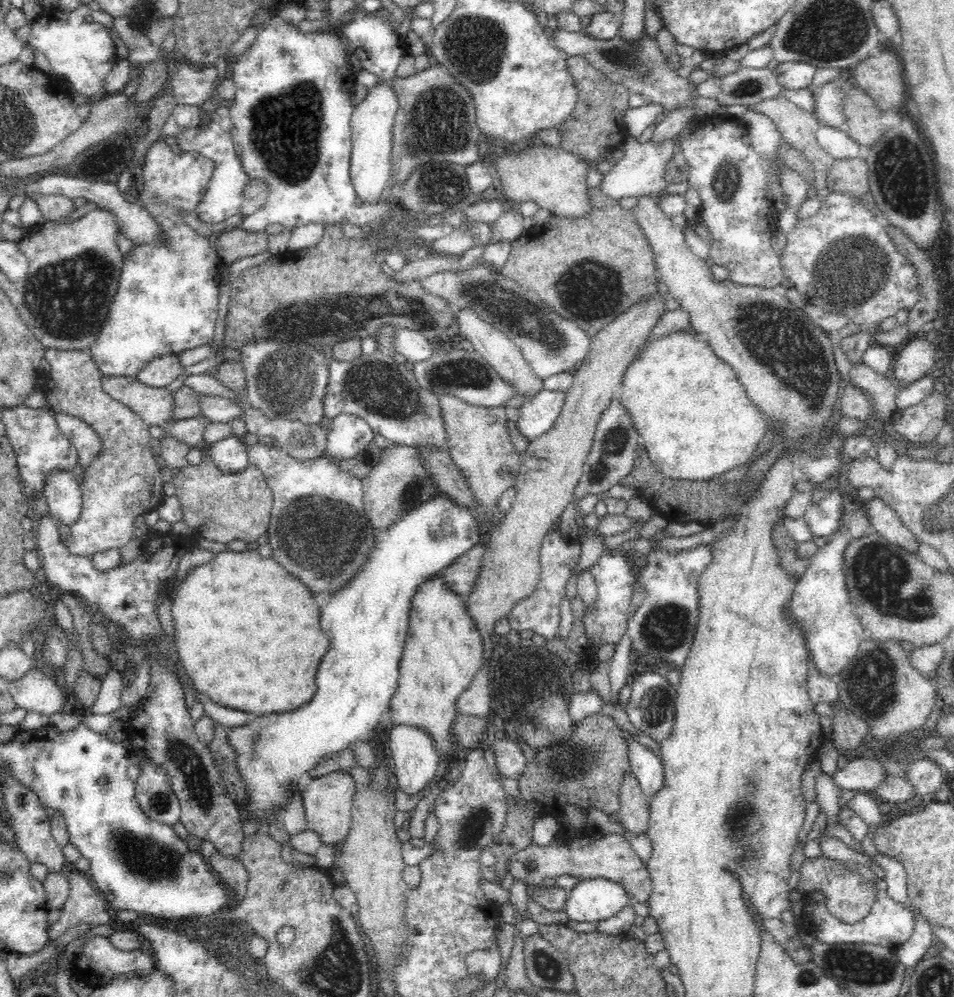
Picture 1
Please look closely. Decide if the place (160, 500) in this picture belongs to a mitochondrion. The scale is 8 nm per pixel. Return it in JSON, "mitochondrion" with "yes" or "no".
{"mitochondrion":"no"}

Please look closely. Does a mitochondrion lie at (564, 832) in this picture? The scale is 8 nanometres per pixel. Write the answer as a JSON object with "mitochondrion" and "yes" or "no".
{"mitochondrion":"no"}

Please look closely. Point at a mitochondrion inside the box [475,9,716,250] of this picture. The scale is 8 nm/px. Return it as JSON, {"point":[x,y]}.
{"point":[624,57]}

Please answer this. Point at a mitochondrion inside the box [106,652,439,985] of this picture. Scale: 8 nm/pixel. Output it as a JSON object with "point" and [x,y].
{"point":[149,858]}

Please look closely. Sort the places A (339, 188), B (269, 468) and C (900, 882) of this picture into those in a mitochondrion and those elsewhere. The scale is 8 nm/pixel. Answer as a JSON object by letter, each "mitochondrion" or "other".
{"A":"other","B":"other","C":"other"}

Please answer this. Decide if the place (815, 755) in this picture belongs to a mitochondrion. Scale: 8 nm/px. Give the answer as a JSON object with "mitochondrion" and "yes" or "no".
{"mitochondrion":"no"}

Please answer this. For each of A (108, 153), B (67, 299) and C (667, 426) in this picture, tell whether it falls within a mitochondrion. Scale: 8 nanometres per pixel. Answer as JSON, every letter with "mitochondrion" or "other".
{"A":"other","B":"mitochondrion","C":"other"}

